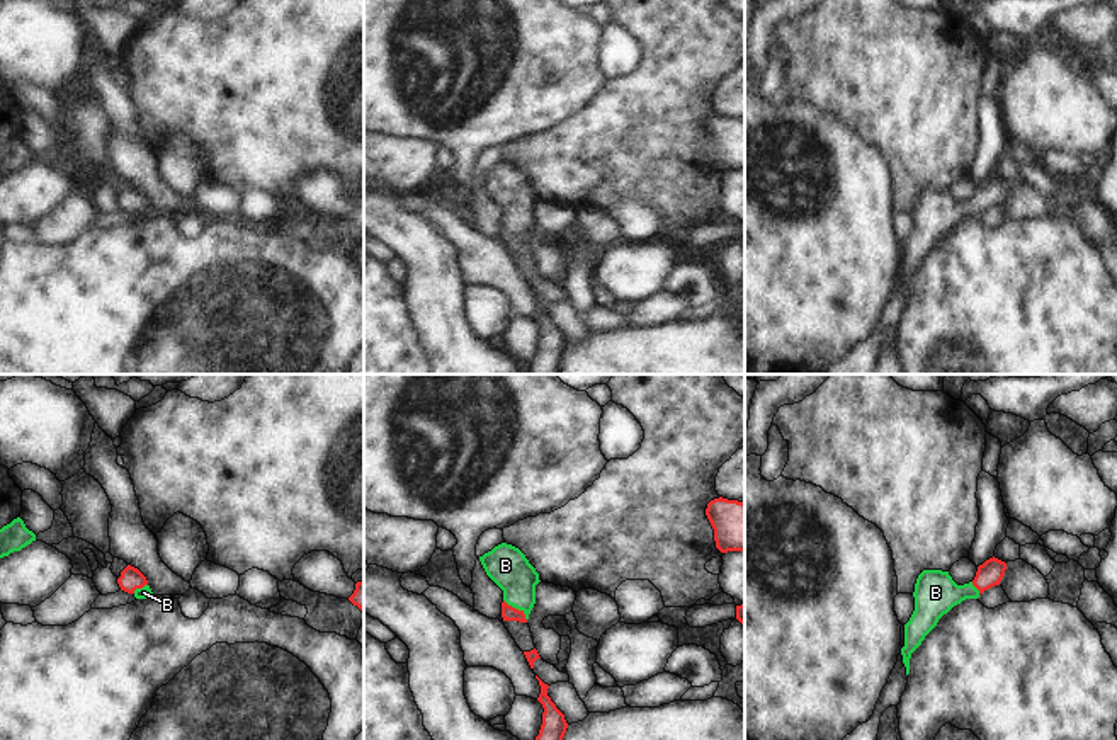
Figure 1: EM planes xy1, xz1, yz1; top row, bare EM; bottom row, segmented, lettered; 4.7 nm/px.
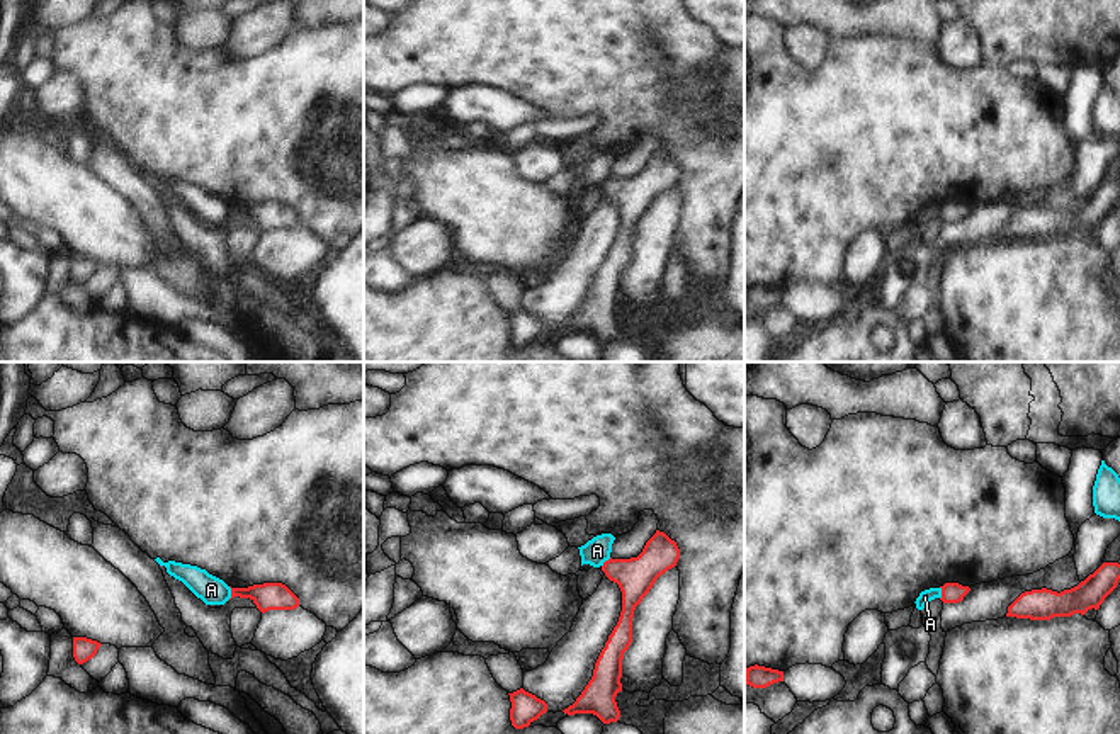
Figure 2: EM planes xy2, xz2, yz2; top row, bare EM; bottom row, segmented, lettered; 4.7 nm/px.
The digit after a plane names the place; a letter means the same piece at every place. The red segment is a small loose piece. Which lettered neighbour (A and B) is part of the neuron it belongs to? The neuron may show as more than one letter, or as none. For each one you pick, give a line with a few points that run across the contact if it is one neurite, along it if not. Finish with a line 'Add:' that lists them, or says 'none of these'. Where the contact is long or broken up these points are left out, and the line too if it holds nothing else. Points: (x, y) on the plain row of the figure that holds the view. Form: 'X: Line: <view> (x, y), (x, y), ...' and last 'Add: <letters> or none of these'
B: Line: xz1 (509, 232), (517, 228), (517, 196), (505, 184)
Add: B

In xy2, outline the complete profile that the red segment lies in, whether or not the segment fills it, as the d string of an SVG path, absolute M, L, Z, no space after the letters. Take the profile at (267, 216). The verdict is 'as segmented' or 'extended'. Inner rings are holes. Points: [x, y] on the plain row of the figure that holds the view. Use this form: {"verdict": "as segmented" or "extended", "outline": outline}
{"verdict": "as segmented", "outline": "M282 202L231 207L231 217L235 216L250 217L262 233L269 229L294 229L299 226L299 217Z"}

